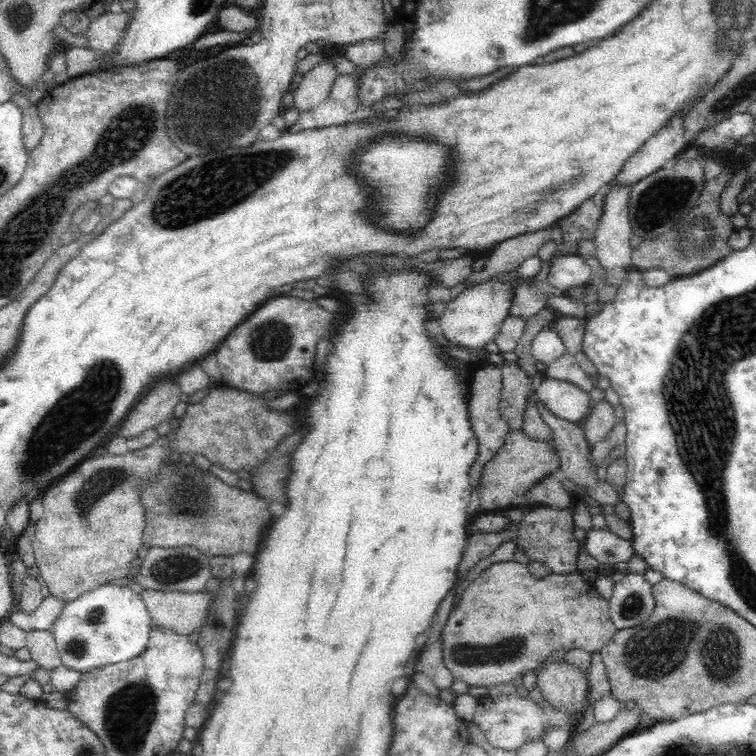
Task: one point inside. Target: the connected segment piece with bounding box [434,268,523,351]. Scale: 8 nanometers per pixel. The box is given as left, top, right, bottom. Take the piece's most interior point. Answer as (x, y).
(471, 320)

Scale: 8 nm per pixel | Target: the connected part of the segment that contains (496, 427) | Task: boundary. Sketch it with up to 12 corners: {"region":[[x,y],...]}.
{"region":[[500,358],[479,364],[467,415],[478,443],[469,466],[475,490],[482,467],[504,444]]}

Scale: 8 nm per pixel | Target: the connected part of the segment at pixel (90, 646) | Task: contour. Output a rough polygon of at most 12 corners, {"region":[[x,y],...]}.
{"region":[[100,585],[50,630],[80,673],[140,656],[152,620],[136,588]]}

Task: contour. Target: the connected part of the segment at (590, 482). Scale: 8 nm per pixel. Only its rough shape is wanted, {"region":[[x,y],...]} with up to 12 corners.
{"region":[[540,416],[553,434],[561,476],[600,505],[620,497],[591,460],[584,429],[554,416]]}

